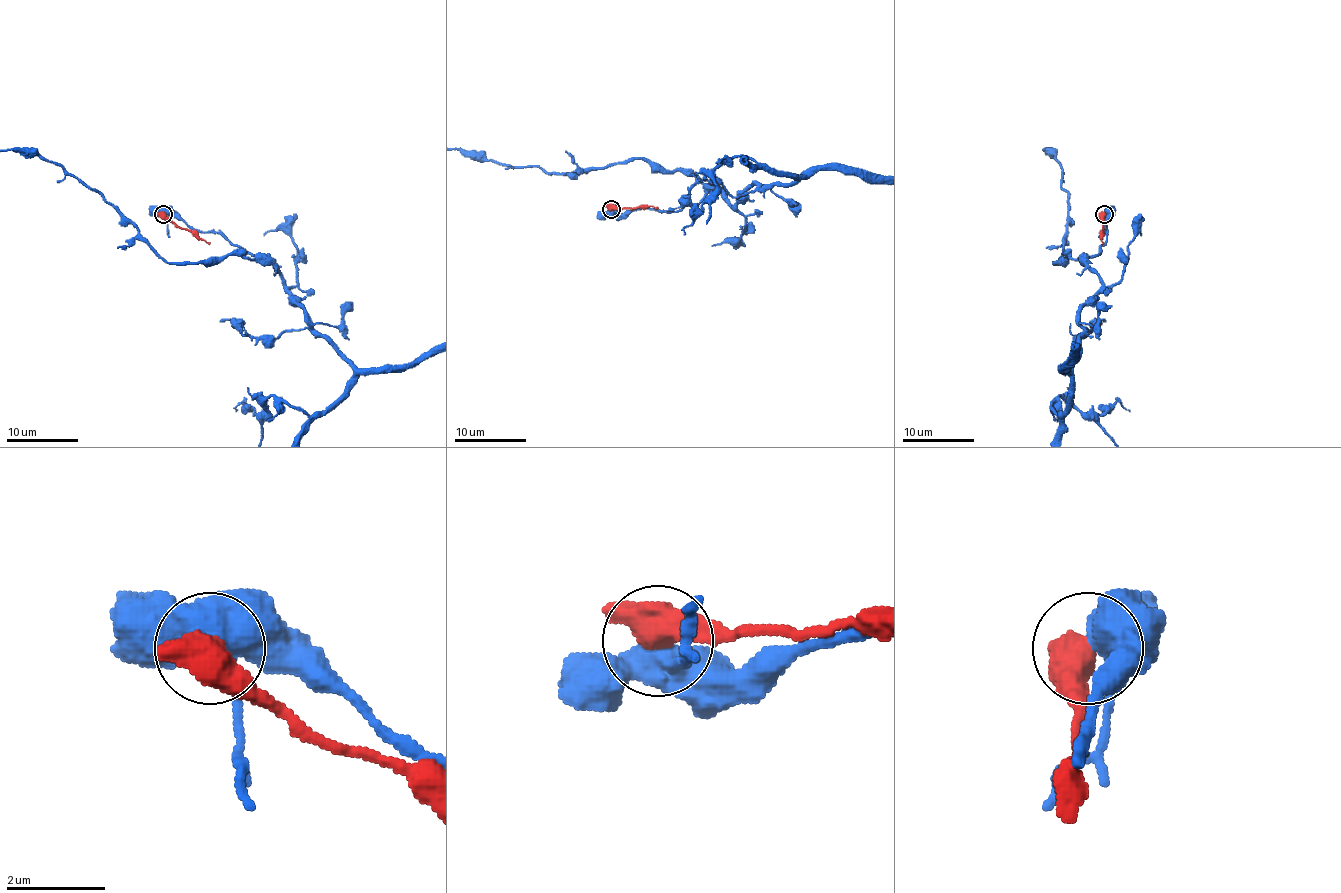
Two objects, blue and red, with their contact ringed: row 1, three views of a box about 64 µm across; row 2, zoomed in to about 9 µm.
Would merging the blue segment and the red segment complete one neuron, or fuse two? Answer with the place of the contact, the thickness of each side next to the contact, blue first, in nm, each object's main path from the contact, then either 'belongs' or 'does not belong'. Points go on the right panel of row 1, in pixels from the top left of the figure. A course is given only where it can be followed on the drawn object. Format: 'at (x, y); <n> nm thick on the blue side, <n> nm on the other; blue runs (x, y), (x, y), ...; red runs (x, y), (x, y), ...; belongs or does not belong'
at (1104, 214); 440 nm thick on the blue side, 750 nm on the other; red runs (1105, 214), (1103, 243); does not belong

